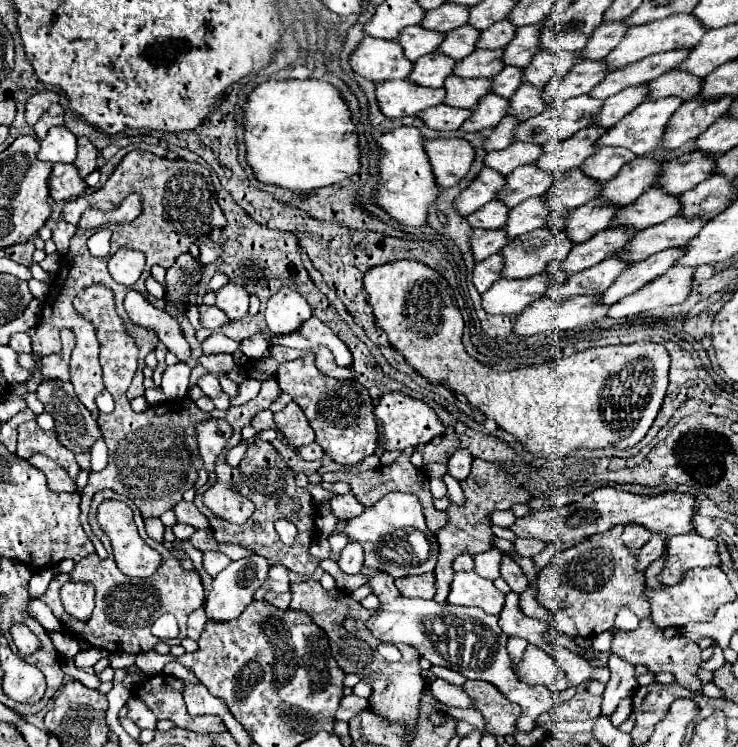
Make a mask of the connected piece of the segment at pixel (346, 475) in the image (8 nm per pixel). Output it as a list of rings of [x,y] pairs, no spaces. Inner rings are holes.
[[[401,454],[401,460],[399,462],[393,462],[391,466],[379,466],[375,470],[367,470],[367,472],[327,472],[323,474],[323,480],[325,482],[335,482],[335,480],[343,480],[351,486],[351,494],[359,500],[359,504],[363,506],[371,506],[375,504],[377,500],[381,500],[385,494],[389,492],[409,492],[409,494],[415,494],[421,504],[423,504],[423,512],[425,512],[425,520],[427,520],[427,528],[437,534],[445,524],[447,524],[447,514],[445,512],[439,512],[435,510],[433,506],[433,498],[431,498],[431,492],[429,492],[429,478],[423,470],[415,468],[411,462],[409,462],[409,456]]]

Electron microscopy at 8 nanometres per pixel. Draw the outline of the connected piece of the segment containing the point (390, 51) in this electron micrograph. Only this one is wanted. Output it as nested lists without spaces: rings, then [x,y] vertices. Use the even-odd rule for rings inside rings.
[[[371,36],[361,38],[349,56],[349,66],[355,74],[371,82],[407,78],[411,72],[411,62],[407,62],[403,50],[399,50],[399,44],[395,44],[395,40],[375,40]]]

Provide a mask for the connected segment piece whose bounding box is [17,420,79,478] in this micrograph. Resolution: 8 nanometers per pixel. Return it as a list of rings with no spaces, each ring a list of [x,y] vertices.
[[[35,420],[19,424],[19,428],[17,428],[17,456],[23,460],[29,460],[37,452],[47,454],[51,460],[55,460],[63,468],[67,468],[71,478],[77,476],[79,464],[75,460],[75,454],[67,452],[67,448],[63,448],[59,444],[53,430],[49,430],[49,432],[41,430]]]

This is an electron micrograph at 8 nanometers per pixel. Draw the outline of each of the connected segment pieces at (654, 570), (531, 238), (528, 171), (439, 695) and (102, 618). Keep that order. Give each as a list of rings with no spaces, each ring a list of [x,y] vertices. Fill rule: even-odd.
[[[661,558],[647,568],[645,578],[647,578],[647,586],[649,588],[663,588],[663,584],[659,584],[659,576],[657,576],[661,572],[661,568],[663,568],[663,560]]]
[[[539,228],[507,242],[499,254],[503,256],[501,278],[517,280],[541,274],[555,258],[565,258],[573,244],[563,236],[551,236],[547,228]]]
[[[519,166],[505,176],[505,186],[497,192],[497,200],[507,208],[515,208],[519,202],[531,196],[543,196],[551,188],[555,174],[539,172],[535,166]]]
[[[435,678],[429,684],[429,692],[433,698],[437,698],[443,704],[457,706],[457,708],[471,708],[471,698],[463,692],[461,686],[453,686],[453,684],[447,684],[445,680]]]
[[[103,490],[97,492],[93,496],[93,502],[91,502],[91,508],[89,508],[89,526],[91,526],[91,532],[100,539],[105,549],[108,552],[107,560],[101,560],[99,556],[87,556],[83,558],[81,562],[75,564],[75,568],[69,572],[69,574],[57,574],[45,594],[39,598],[43,600],[51,610],[53,614],[57,616],[57,619],[63,624],[63,628],[67,632],[73,632],[83,638],[85,642],[89,642],[93,648],[99,648],[99,650],[107,650],[109,654],[121,654],[121,652],[129,652],[129,654],[141,654],[141,652],[147,652],[147,650],[153,650],[153,646],[159,642],[157,636],[151,634],[151,626],[153,622],[165,614],[165,612],[171,612],[177,622],[179,622],[179,640],[185,638],[185,624],[187,624],[187,616],[203,606],[203,596],[205,596],[205,590],[203,590],[203,584],[201,584],[201,578],[197,576],[197,572],[193,570],[185,570],[173,556],[171,552],[151,540],[145,532],[145,524],[143,524],[143,518],[139,516],[139,510],[130,499],[125,498],[125,496],[119,495],[111,490]],[[119,499],[127,503],[134,510],[133,516],[135,516],[135,524],[137,524],[138,532],[145,540],[146,544],[149,544],[153,550],[157,550],[161,554],[161,566],[155,570],[155,574],[151,578],[145,578],[145,580],[135,580],[135,578],[129,578],[129,576],[123,576],[123,572],[115,566],[113,562],[113,554],[111,554],[111,546],[107,542],[107,536],[101,532],[99,524],[95,522],[95,512],[99,508],[101,502],[105,500]],[[67,580],[79,580],[79,582],[91,582],[95,586],[95,610],[93,610],[93,616],[87,620],[87,622],[79,622],[72,616],[69,616],[62,604],[59,604],[59,588],[67,582]]]

